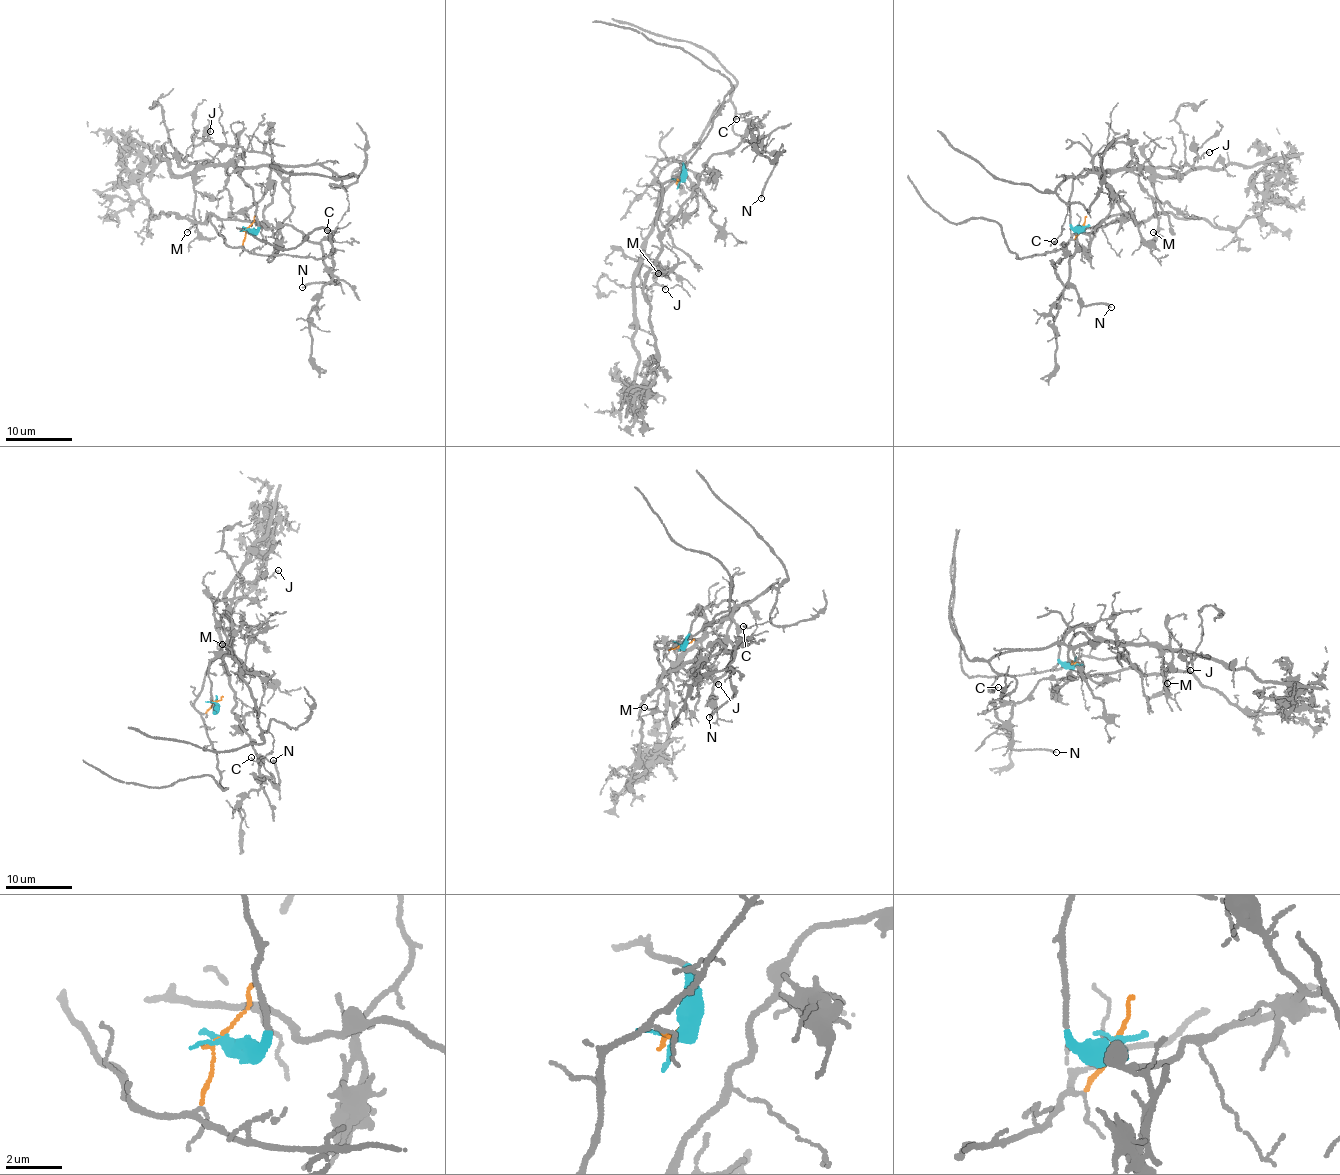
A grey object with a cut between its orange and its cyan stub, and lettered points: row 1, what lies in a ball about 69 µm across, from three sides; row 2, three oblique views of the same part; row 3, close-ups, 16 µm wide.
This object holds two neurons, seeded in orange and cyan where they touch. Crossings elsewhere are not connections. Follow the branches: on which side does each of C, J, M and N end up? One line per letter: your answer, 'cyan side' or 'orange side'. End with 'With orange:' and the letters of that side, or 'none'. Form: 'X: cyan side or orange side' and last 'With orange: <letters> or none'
C: cyan side
J: cyan side
M: cyan side
N: orange side
With orange: N

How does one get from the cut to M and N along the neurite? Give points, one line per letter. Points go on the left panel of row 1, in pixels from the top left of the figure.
M: (248, 228), (258, 226), (252, 189), (238, 175), (241, 168), (225, 163), (196, 172), (195, 223), (186, 231)
N: (248, 228), (241, 246), (228, 246), (210, 217), (272, 230), (289, 226), (323, 247), (335, 283), (302, 288)

